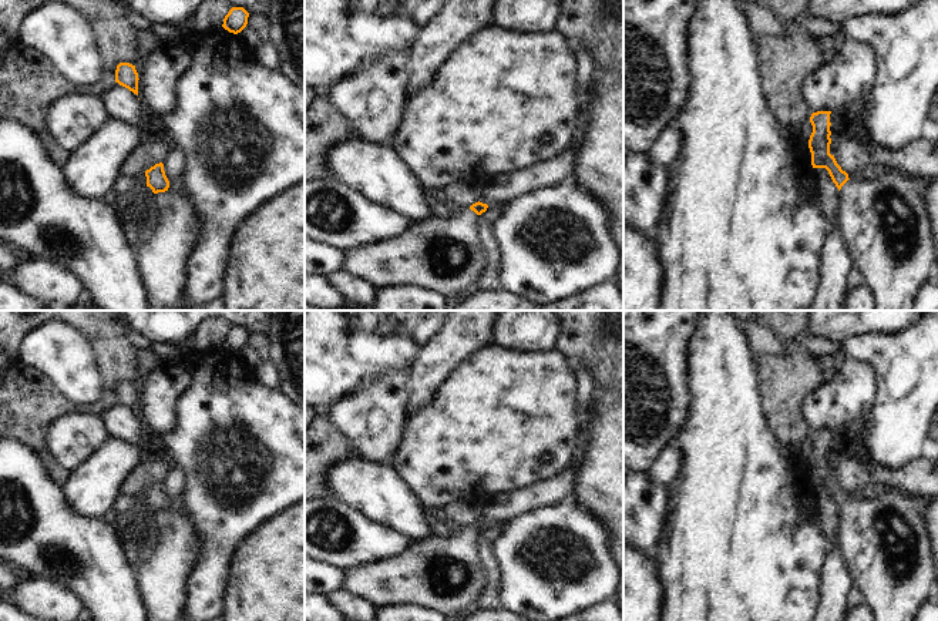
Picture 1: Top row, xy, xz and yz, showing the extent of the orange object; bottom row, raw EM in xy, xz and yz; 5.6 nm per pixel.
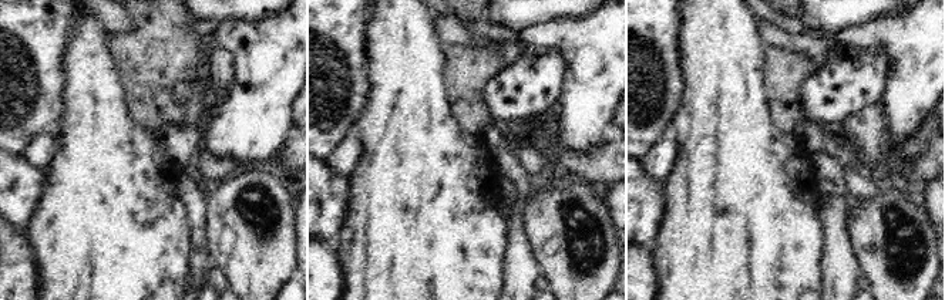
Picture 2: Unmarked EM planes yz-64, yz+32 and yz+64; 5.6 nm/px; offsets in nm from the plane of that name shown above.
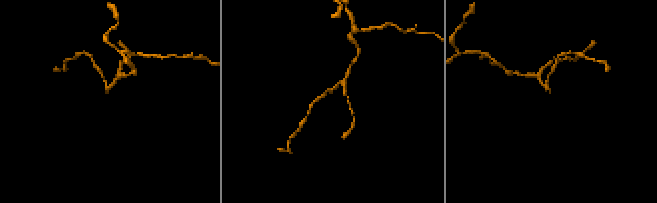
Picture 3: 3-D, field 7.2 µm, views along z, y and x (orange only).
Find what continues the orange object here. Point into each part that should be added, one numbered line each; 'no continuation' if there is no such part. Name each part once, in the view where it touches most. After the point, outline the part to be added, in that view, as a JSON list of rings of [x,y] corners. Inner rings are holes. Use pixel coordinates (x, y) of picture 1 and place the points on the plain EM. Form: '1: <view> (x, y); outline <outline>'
1: yz (884, 540); outline [[[877,491],[870,496],[867,500],[853,500],[848,499],[840,508],[840,527],[838,527],[838,543],[851,578],[855,587],[864,594],[865,605],[871,610],[875,621],[917,621],[919,611],[922,607],[935,595],[937,591],[937,578],[938,578],[938,567],[934,555],[931,536],[928,533],[928,523],[925,514],[921,514],[915,503],[911,497],[900,493],[890,491],[881,493]]]

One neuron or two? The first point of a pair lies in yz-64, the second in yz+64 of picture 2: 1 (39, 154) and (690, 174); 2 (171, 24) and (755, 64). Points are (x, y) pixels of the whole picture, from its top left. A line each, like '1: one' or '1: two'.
1: two
2: two

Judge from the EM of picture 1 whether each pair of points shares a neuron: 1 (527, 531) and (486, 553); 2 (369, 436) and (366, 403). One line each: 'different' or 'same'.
1: different
2: same

